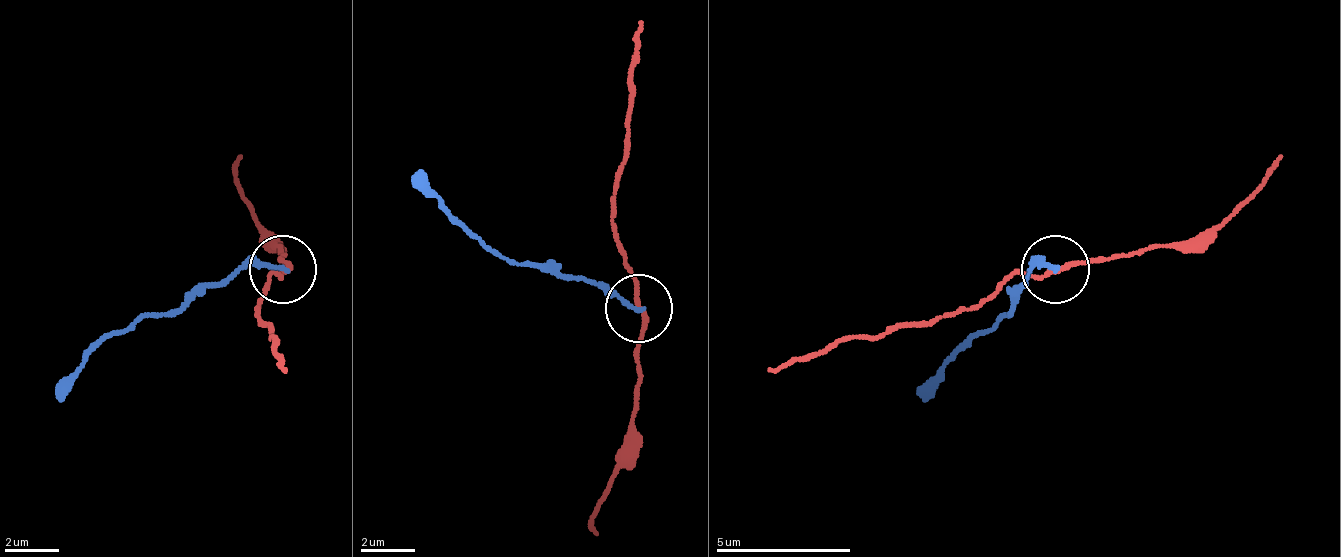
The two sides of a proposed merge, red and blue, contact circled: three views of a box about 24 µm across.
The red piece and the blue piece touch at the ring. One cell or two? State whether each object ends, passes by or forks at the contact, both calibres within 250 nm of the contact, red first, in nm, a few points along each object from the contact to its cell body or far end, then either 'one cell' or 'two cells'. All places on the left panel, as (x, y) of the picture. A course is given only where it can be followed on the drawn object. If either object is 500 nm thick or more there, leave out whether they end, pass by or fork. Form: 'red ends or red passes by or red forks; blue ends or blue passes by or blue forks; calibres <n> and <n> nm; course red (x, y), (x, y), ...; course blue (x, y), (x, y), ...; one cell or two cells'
red passes by; blue ends; calibres 160 and 180 nm; course red (284, 271), (271, 278), (257, 318), (271, 338), (284, 372); course blue (284, 271), (250, 264), (176, 311), (143, 311), (62, 399); two cells

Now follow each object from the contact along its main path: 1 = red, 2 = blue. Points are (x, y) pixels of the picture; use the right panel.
1: (1053, 271), (1006, 278), (939, 318), (838, 338), (770, 372)
2: (1053, 271), (1040, 264), (1013, 311), (1006, 311), (918, 399)

